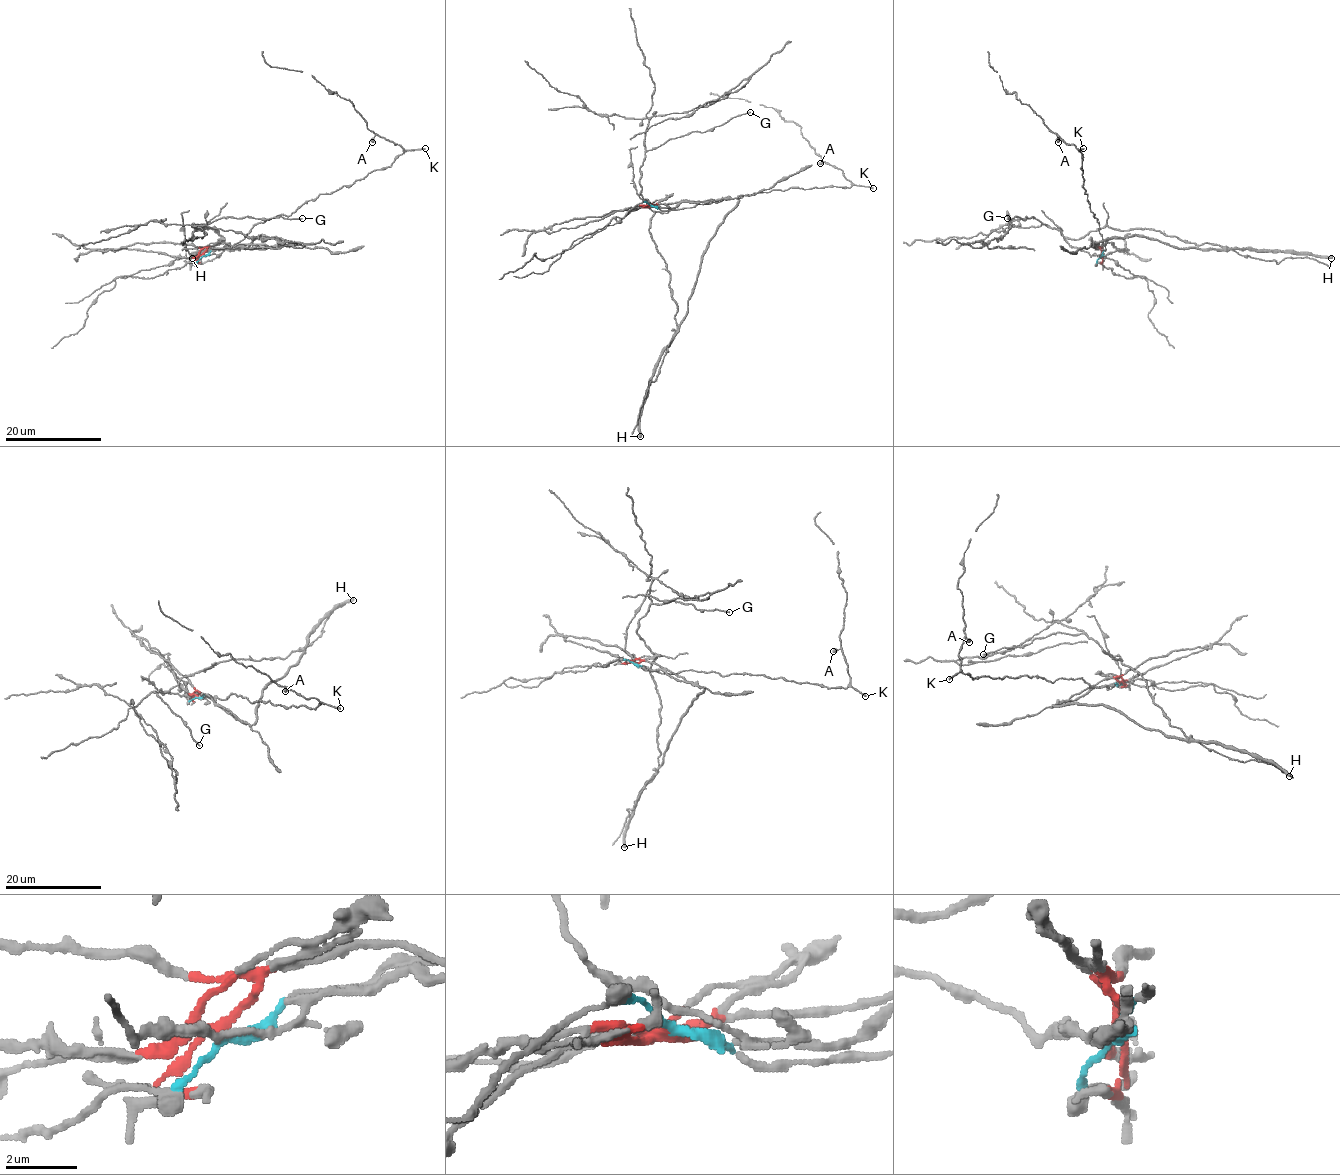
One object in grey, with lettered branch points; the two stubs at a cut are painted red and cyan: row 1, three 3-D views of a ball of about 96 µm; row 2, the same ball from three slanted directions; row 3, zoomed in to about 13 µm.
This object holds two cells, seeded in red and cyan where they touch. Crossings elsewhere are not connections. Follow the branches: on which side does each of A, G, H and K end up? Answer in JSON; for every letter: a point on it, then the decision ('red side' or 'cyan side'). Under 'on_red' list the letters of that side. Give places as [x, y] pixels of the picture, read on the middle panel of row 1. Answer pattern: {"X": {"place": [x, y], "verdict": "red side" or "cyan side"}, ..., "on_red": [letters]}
{"A": {"place": [820, 163], "verdict": "cyan side"}, "G": {"place": [750, 112], "verdict": "red side"}, "H": {"place": [640, 436], "verdict": "red side"}, "K": {"place": [873, 188], "verdict": "cyan side"}, "on_red": ["G", "H"]}

